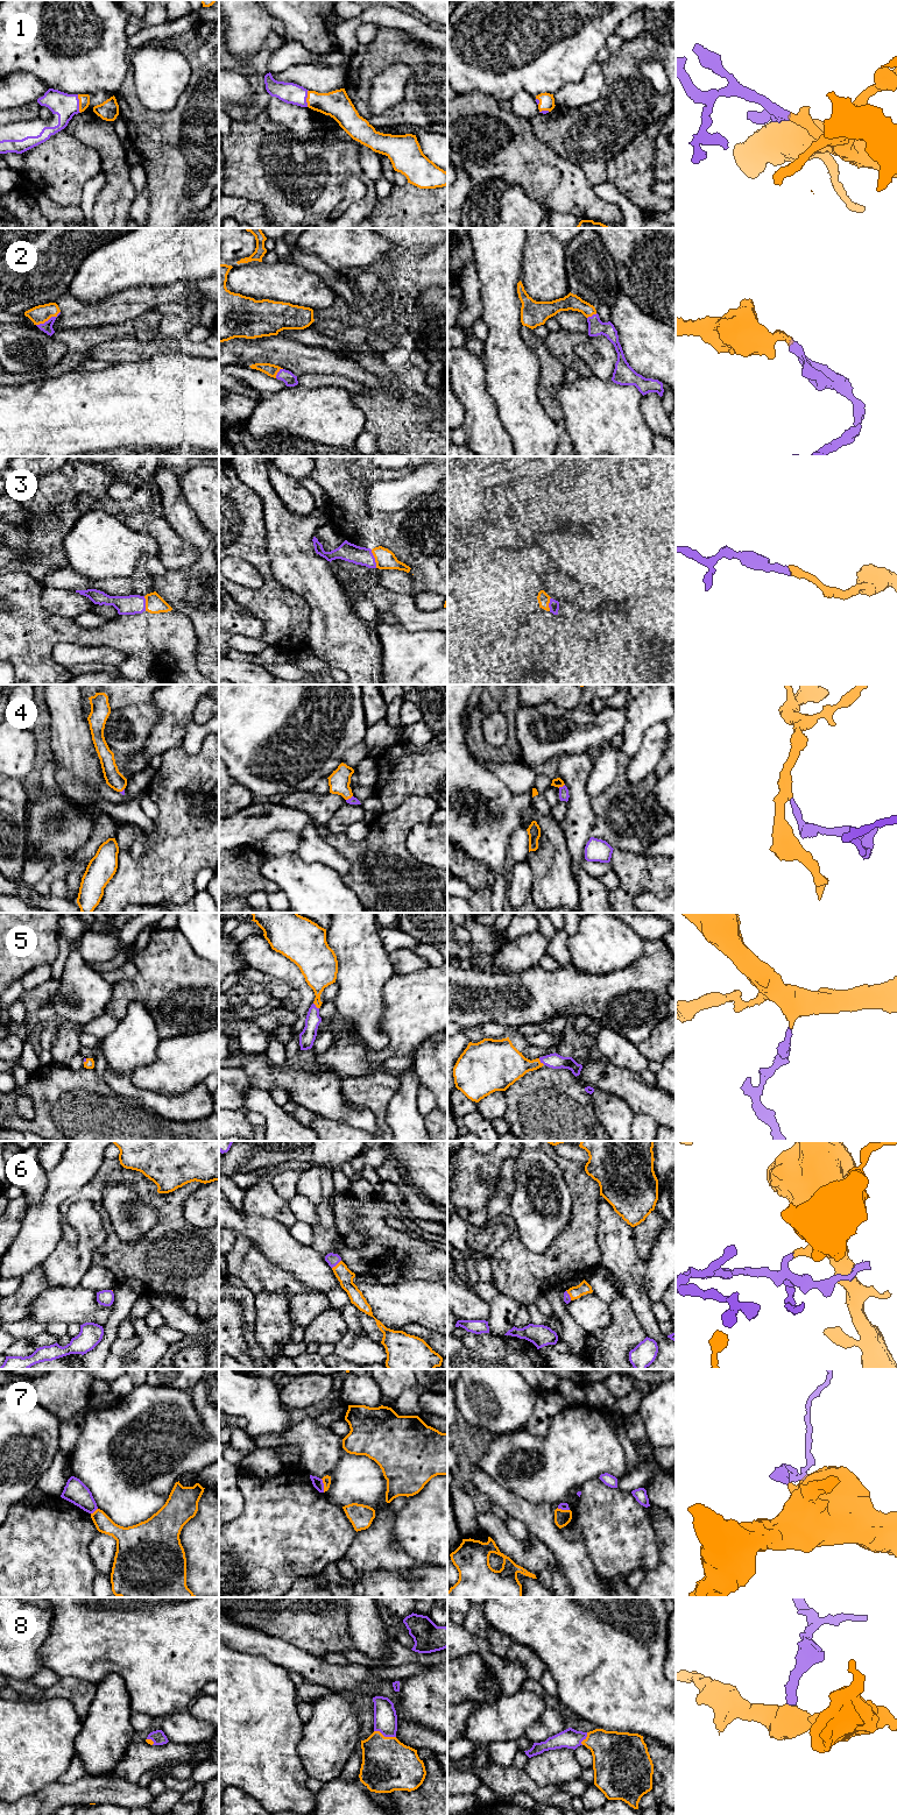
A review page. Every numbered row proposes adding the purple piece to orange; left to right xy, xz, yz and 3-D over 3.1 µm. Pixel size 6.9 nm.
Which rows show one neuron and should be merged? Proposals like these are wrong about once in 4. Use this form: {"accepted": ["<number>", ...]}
{"accepted": ["1", "2", "3", "4", "5", "6", "8"]}

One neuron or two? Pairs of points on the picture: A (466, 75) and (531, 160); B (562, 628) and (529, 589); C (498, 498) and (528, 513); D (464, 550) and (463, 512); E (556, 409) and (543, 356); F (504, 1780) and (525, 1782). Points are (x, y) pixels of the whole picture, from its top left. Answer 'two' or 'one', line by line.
A: two
B: two
C: one
D: two
E: one
F: one

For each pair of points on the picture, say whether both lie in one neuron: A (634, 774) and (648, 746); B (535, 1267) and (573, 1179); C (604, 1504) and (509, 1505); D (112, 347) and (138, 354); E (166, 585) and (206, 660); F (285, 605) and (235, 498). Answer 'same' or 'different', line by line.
A: same
B: same
C: different
D: same
E: same
F: same

